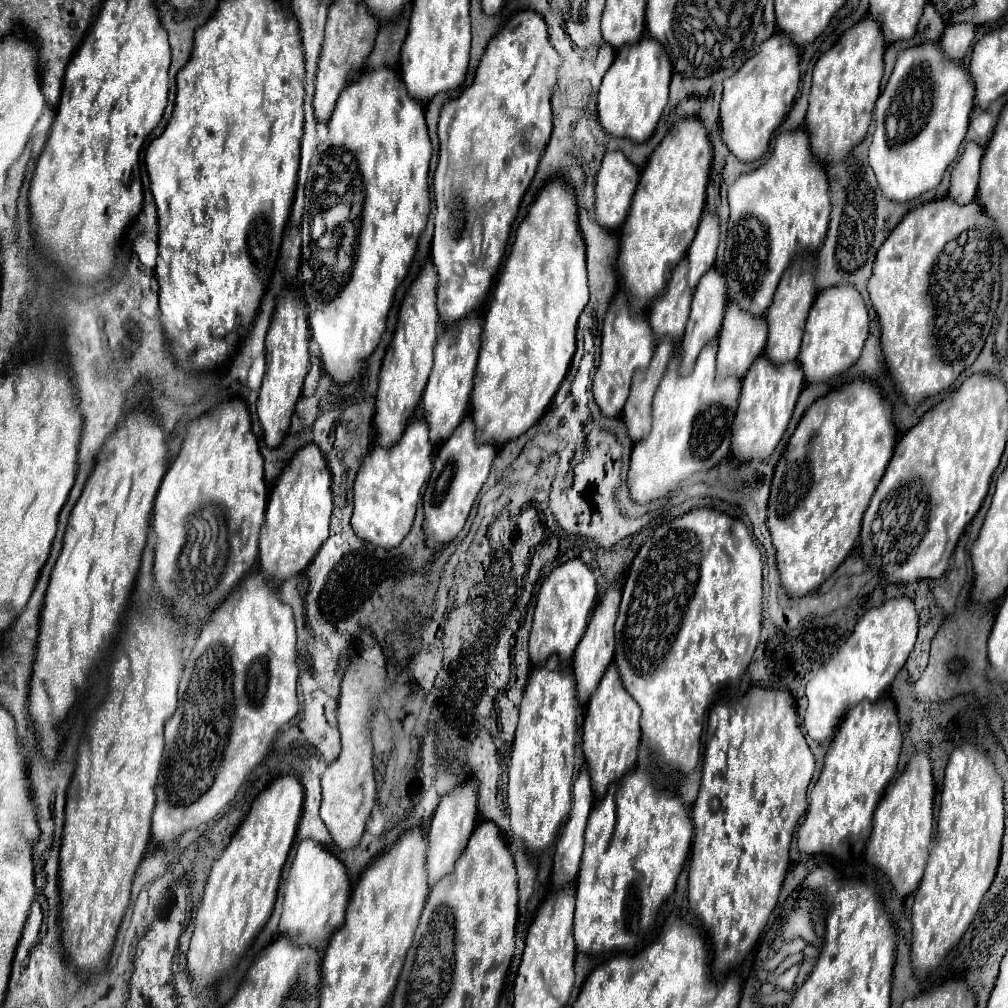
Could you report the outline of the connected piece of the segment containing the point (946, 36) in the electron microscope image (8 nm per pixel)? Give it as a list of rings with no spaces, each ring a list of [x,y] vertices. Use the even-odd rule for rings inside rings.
[[[950,24],[940,36],[940,50],[946,60],[962,60],[974,40],[974,24]]]

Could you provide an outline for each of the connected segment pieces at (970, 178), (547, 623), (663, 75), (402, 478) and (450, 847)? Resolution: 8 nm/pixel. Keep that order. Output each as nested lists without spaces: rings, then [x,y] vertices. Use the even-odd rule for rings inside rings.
[[[968,142],[964,148],[964,154],[956,162],[956,166],[952,168],[948,196],[960,206],[970,204],[976,198],[982,154],[984,152],[976,142]]]
[[[574,558],[558,566],[544,582],[538,592],[536,610],[534,610],[534,624],[530,630],[530,644],[528,654],[534,666],[542,666],[550,656],[560,658],[560,666],[570,666],[570,658],[586,632],[590,614],[596,604],[596,580],[588,566]]]
[[[644,36],[638,44],[630,44],[616,52],[614,64],[602,78],[598,88],[598,120],[600,126],[614,136],[630,138],[632,142],[646,142],[658,126],[662,110],[668,102],[668,86],[672,78],[672,62],[664,46]]]
[[[420,416],[406,426],[402,440],[394,448],[382,448],[378,444],[372,446],[354,484],[352,528],[360,540],[390,550],[406,538],[416,516],[422,488],[432,472],[432,458],[434,446],[428,438],[428,426]]]
[[[474,780],[454,788],[450,794],[446,794],[440,800],[440,806],[434,812],[434,818],[428,830],[428,860],[426,860],[430,888],[436,886],[436,882],[442,880],[446,874],[452,872],[458,856],[464,852],[468,838],[476,828],[476,790],[478,786],[474,784]]]

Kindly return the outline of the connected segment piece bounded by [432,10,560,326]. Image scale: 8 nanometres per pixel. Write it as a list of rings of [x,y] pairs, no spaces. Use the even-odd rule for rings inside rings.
[[[522,10],[490,40],[472,86],[442,108],[438,122],[440,160],[434,174],[438,212],[432,240],[432,264],[438,272],[438,312],[446,326],[454,326],[468,318],[472,312],[480,310],[488,298],[522,196],[536,174],[538,160],[552,134],[550,98],[556,86],[558,66],[560,56],[548,40],[544,18],[534,10]]]

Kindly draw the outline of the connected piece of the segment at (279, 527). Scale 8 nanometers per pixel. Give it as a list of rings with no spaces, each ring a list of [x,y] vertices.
[[[314,444],[298,450],[278,478],[268,500],[266,522],[260,530],[260,568],[268,576],[268,580],[278,584],[300,574],[328,538],[332,514],[330,484],[332,480],[330,470],[326,468],[324,454]]]

